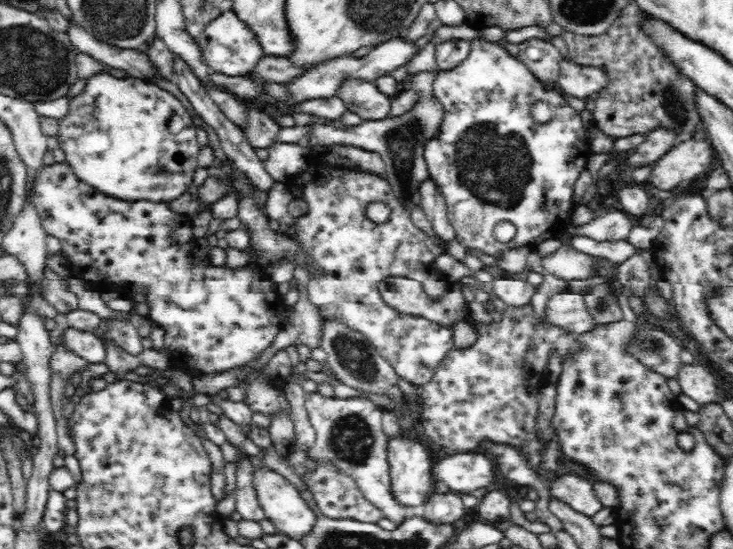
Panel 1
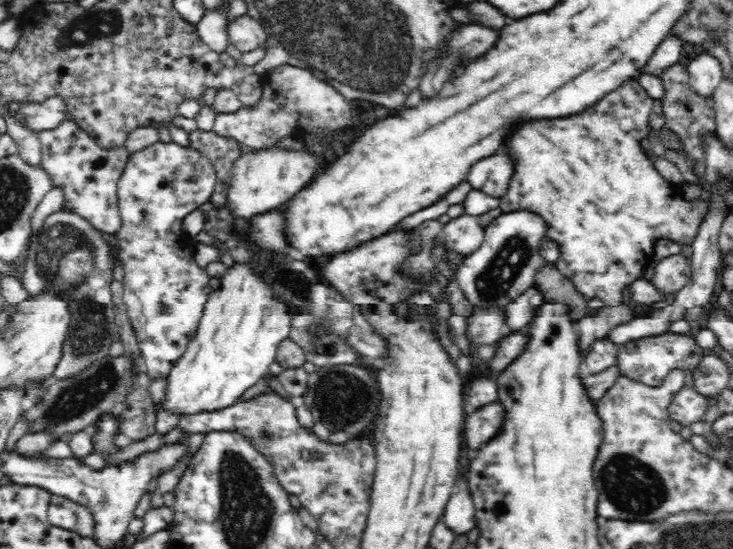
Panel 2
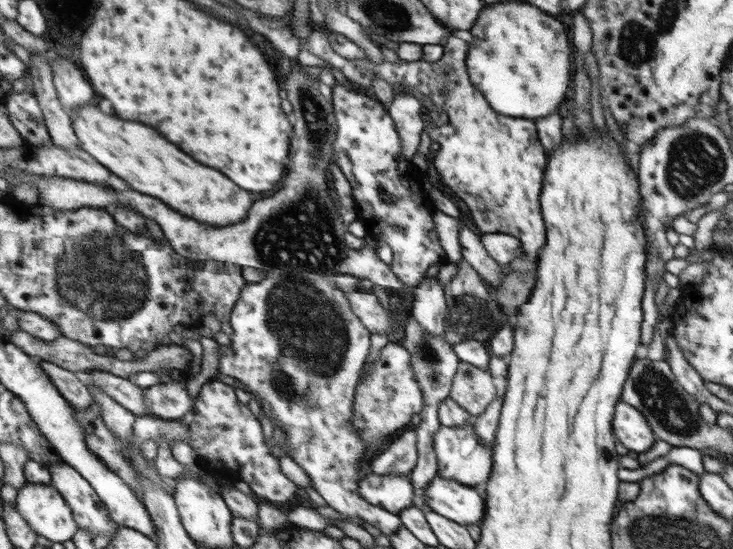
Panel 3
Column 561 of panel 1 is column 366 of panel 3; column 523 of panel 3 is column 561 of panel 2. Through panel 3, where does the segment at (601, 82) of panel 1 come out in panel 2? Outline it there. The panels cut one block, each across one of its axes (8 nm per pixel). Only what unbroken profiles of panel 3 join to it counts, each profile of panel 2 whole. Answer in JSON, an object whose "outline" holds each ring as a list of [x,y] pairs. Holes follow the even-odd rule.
{"outline":[[[628,80],[622,83],[622,86],[614,92],[606,95],[601,101],[590,109],[574,114],[572,118],[564,118],[564,120],[540,120],[534,124],[524,124],[516,134],[506,140],[504,150],[511,156],[512,162],[515,162],[515,173],[510,178],[510,190],[508,190],[502,198],[500,198],[500,208],[506,214],[512,212],[529,212],[537,214],[544,222],[546,228],[545,241],[555,243],[559,248],[560,256],[554,266],[564,274],[566,278],[574,285],[586,301],[592,298],[598,298],[600,302],[604,302],[605,306],[622,306],[624,304],[624,290],[628,288],[636,280],[643,278],[646,262],[653,258],[654,248],[660,240],[669,240],[679,243],[681,247],[685,244],[692,246],[696,236],[700,233],[704,220],[708,218],[710,212],[710,201],[696,199],[692,202],[684,197],[684,193],[676,188],[672,183],[666,181],[662,175],[658,173],[654,167],[654,158],[649,156],[649,152],[642,147],[642,140],[648,136],[648,118],[652,113],[653,100],[642,89],[638,80]]]}

